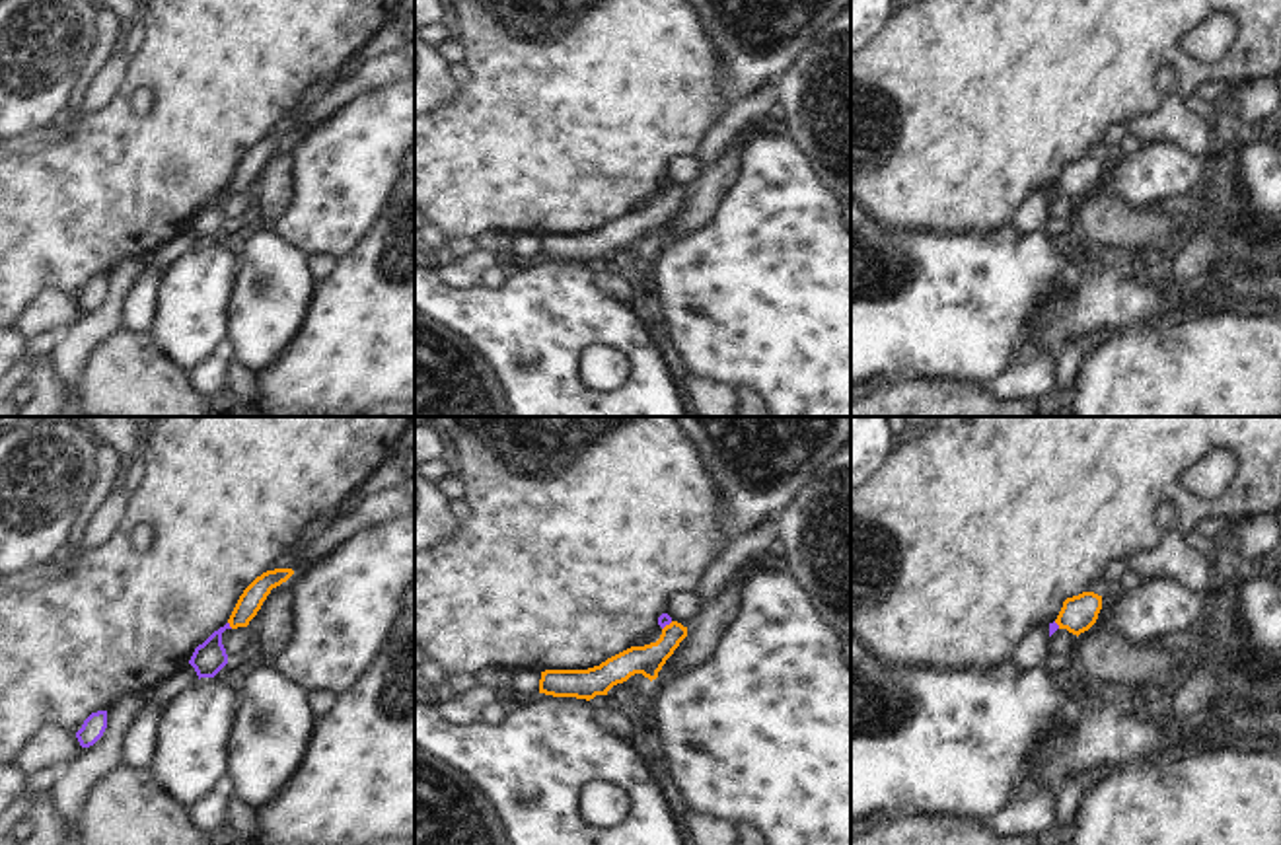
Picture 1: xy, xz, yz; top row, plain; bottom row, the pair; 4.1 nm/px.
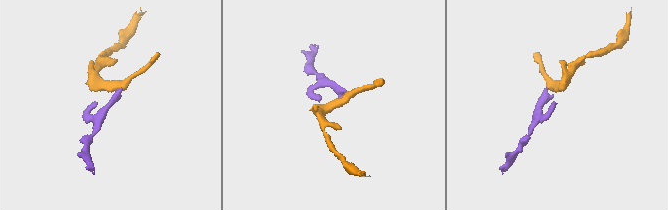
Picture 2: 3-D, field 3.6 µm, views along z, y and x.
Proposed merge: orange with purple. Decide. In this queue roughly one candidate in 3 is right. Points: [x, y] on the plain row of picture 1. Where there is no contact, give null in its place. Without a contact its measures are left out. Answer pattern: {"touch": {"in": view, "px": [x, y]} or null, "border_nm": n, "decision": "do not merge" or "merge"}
{"touch": {"in": "xy", "px": [230, 189]}, "border_nm": 40, "decision": "do not merge"}

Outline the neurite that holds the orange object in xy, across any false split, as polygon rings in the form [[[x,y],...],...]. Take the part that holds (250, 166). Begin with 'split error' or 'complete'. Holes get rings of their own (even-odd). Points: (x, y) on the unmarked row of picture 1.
complete; [[[274,132],[257,140],[239,160],[228,187],[232,193],[247,191],[249,185],[257,179],[263,165],[273,152],[280,150],[294,138],[292,132]]]

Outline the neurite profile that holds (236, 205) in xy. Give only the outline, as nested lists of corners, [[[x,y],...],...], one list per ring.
[[[238,191],[238,193],[226,193],[222,197],[222,208],[228,218],[228,226],[236,224],[239,218],[245,216],[245,212],[255,204],[253,191]]]

